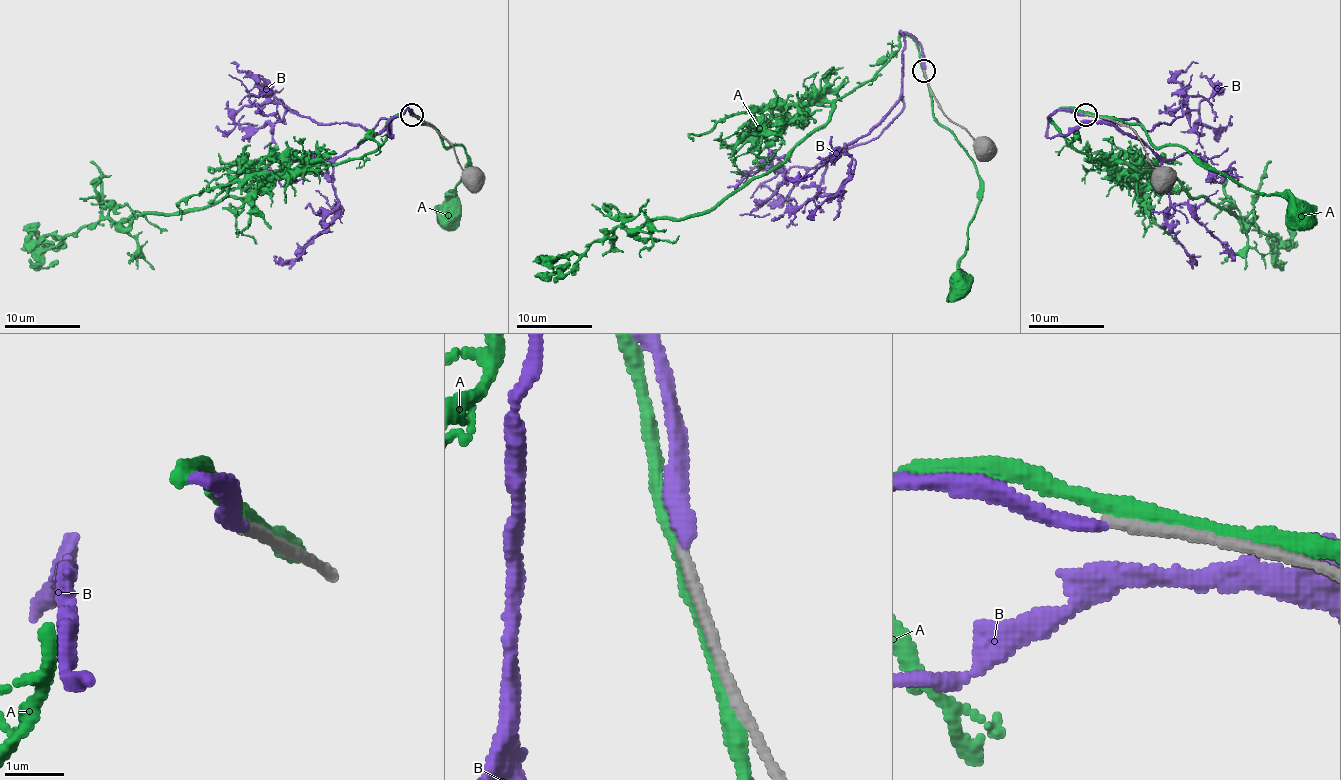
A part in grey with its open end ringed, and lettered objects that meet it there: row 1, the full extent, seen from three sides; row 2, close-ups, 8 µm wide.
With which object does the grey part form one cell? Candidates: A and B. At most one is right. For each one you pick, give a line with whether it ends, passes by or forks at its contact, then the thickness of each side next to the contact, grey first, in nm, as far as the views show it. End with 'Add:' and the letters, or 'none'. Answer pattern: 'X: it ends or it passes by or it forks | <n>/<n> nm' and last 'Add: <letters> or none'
Add: none

